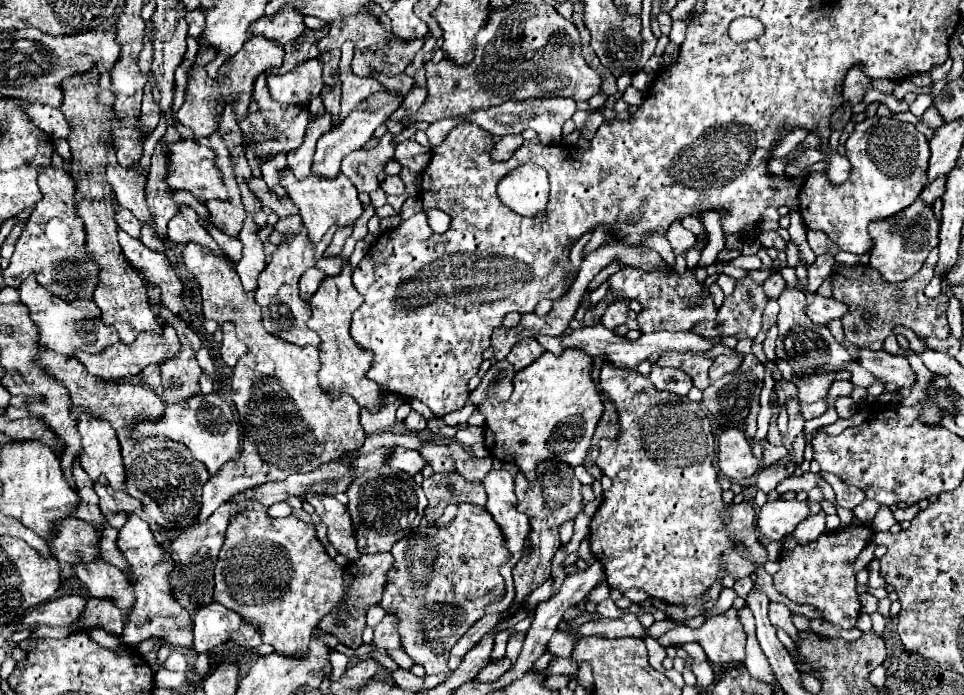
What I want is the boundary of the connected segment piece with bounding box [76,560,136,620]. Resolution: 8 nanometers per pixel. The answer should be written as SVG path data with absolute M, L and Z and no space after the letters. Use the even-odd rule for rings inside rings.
M96 560L90 564L78 564L76 566L76 576L80 582L88 588L88 592L94 598L108 598L112 600L120 612L122 618L128 618L128 612L132 610L132 600L136 598L132 592L130 582L126 576L106 560Z

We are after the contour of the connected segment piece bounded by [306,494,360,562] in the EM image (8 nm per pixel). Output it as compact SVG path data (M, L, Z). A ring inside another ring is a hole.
M308 494L306 502L316 508L316 514L328 528L328 542L348 558L348 562L356 562L360 552L356 550L356 526L352 524L350 512L344 504L340 504L334 496L318 496Z

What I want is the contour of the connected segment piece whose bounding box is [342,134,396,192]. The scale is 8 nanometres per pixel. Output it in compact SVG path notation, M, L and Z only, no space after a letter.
M384 134L376 148L372 150L356 150L344 158L342 174L354 184L358 192L374 192L380 188L376 176L382 172L384 164L394 156L394 136Z

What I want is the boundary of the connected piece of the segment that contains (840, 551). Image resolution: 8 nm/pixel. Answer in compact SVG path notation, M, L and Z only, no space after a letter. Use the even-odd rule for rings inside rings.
M846 526L838 532L824 532L812 542L798 542L790 534L784 536L784 548L780 554L780 570L774 574L774 586L780 594L796 604L810 604L822 610L822 618L834 622L840 628L854 628L860 602L856 594L856 578L852 564L860 550L872 540L868 526Z

